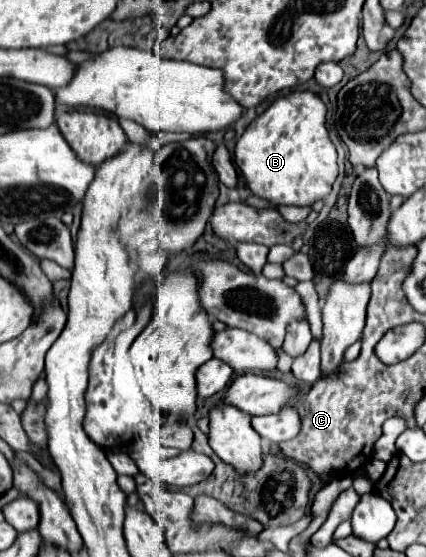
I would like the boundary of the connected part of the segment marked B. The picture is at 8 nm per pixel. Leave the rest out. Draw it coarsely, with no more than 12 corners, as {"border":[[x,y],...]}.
{"border":[[275,99],[235,145],[253,195],[307,207],[337,177],[327,107]]}

